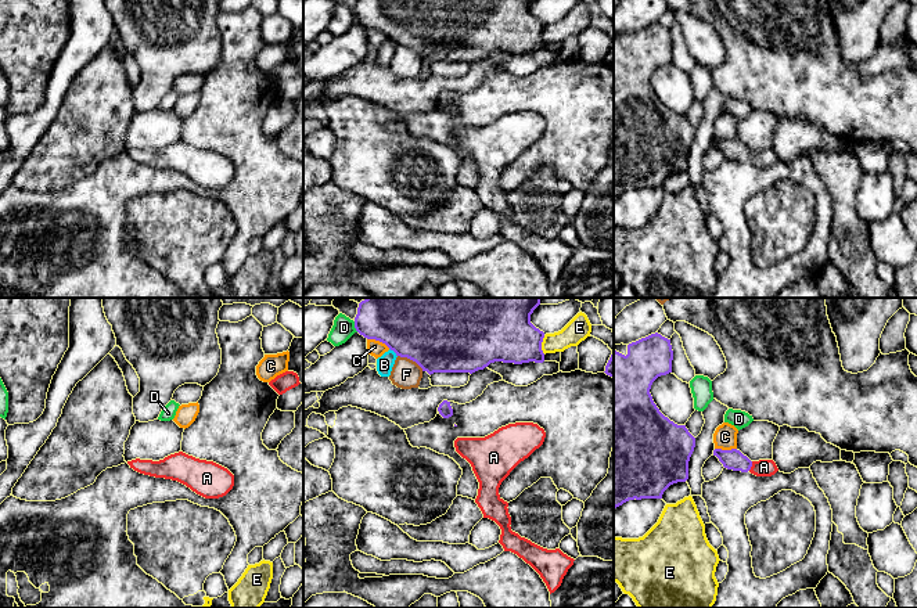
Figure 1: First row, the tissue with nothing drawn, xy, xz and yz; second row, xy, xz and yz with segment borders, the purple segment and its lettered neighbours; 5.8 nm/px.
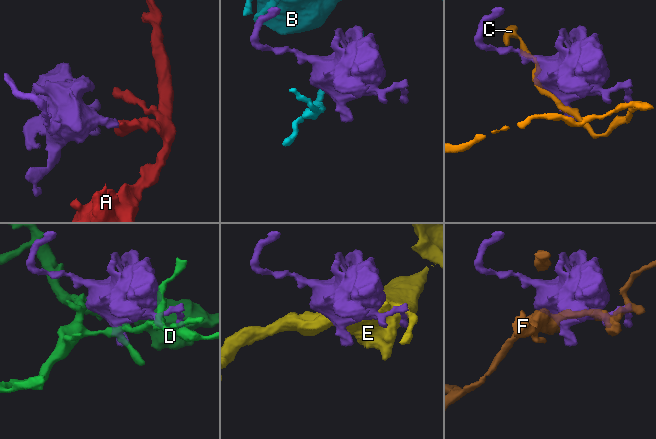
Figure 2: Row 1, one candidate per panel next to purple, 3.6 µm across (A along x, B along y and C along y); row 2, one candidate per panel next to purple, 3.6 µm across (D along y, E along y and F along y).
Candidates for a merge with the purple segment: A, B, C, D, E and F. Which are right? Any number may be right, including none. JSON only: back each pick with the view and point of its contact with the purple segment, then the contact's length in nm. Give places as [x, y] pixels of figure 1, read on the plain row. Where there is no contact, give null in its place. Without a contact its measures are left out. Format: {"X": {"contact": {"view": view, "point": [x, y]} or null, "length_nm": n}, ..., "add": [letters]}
{"A": {"contact": {"view": "yz", "point": [751, 155]}, "length_nm": 60}, "add": ["A"]}

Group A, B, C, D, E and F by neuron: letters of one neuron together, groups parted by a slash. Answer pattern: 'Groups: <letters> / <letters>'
Groups: A / B / C / D / E / F

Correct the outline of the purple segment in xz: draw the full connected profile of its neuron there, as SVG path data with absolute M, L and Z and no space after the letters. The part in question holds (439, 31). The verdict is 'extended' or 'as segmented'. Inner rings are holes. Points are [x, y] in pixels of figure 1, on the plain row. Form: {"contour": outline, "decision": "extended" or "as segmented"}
{"contour": "M357 0L356 21L385 33L396 46L416 51L422 61L475 62L490 53L543 53L544 22L531 12L533 0Z", "decision": "as segmented"}

